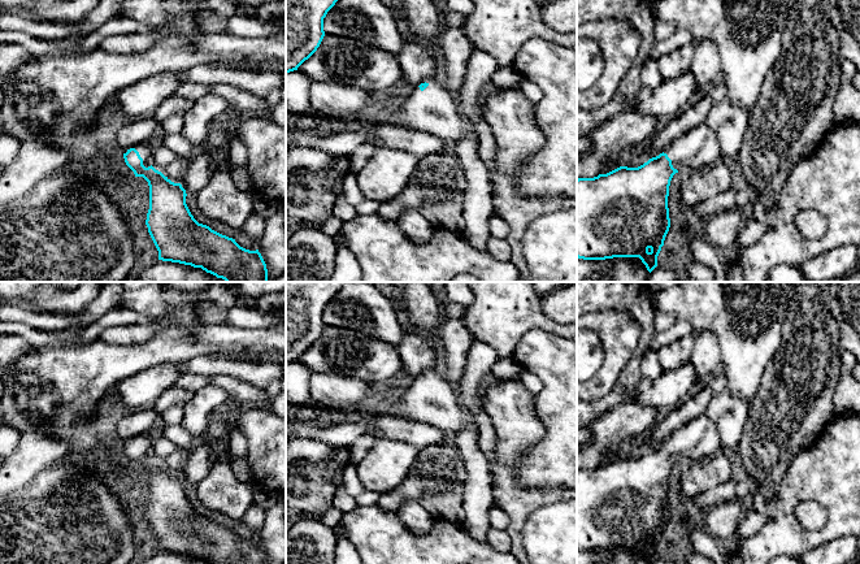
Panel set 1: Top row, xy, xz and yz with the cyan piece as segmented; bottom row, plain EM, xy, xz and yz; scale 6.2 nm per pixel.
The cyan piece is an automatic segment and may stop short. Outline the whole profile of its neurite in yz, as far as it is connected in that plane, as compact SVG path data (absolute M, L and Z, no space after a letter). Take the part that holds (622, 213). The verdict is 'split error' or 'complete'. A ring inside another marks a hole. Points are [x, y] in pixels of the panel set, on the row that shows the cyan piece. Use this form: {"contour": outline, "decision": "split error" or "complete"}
{"contour": "M700 123L670 143L663 153L638 168L620 166L607 174L577 179L577 257L605 260L613 257L639 257L651 273L657 266L657 256L670 227L668 196L673 175L682 168L698 170L722 157L717 135Z", "decision": "split error"}

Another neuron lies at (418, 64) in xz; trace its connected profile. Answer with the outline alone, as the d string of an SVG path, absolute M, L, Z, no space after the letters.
M407 34L404 45L396 57L404 78L417 87L433 78L440 78L440 62L427 49L426 44L417 42Z

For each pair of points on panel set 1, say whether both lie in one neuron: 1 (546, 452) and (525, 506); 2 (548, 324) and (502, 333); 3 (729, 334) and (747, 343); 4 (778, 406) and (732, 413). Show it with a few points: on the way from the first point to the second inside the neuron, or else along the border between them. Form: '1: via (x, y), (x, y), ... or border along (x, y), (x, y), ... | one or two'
1: border along (518, 460), (517, 482), (521, 486), (563, 487) | two
2: via (537, 322), (513, 322) | one
3: via (733, 334), (743, 342) | one
4: border along (751, 404), (747, 412), (747, 425), (741, 441) | two

